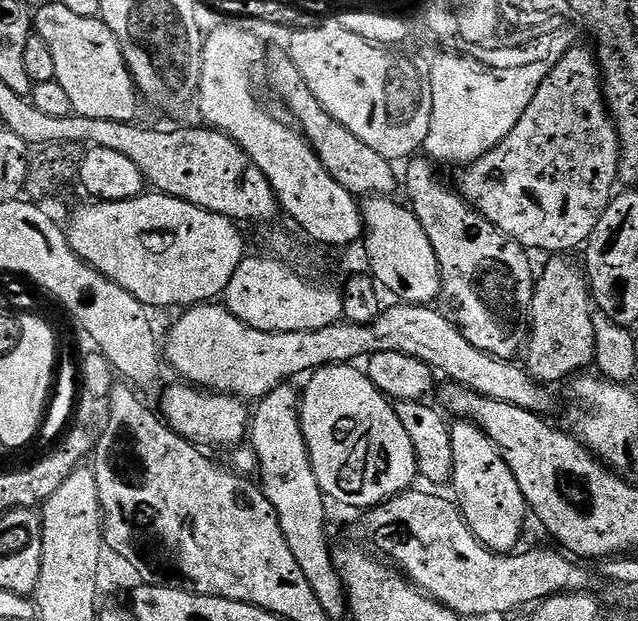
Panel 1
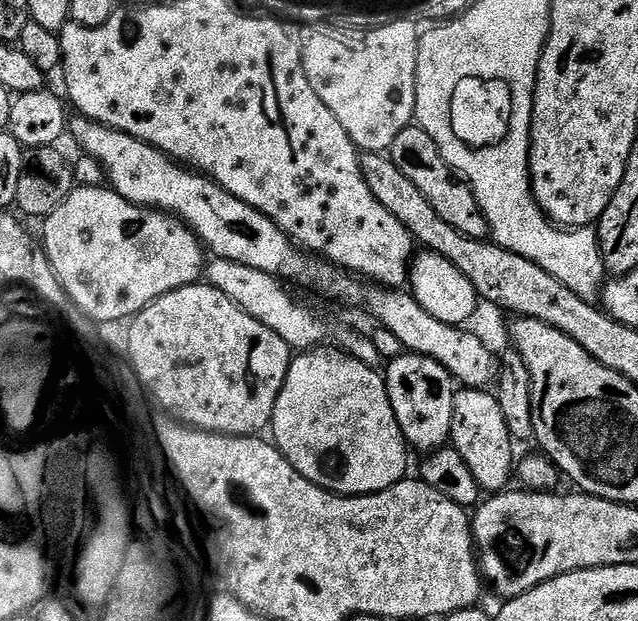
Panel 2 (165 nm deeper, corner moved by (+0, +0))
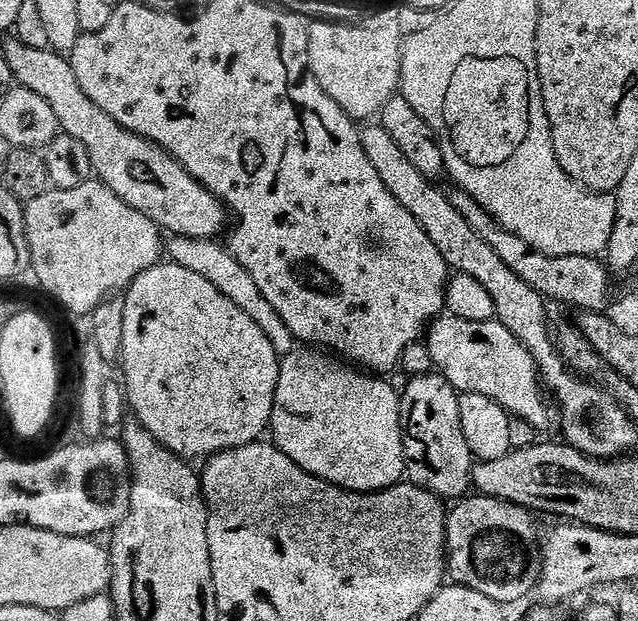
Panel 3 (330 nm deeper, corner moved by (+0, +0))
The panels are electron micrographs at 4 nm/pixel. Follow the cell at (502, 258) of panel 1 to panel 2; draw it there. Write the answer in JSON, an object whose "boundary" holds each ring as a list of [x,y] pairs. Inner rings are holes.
{"boundary":[[[418,126],[402,130],[402,134],[394,138],[390,155],[394,166],[398,166],[398,170],[402,170],[402,174],[406,174],[406,178],[410,178],[410,182],[414,182],[418,190],[422,190],[423,196],[430,201],[430,206],[438,210],[442,222],[450,222],[454,230],[463,232],[466,236],[484,238],[489,235],[488,223],[474,198],[472,187],[453,172],[450,165],[442,158],[442,150],[438,150],[434,138],[430,138],[426,130]]]}

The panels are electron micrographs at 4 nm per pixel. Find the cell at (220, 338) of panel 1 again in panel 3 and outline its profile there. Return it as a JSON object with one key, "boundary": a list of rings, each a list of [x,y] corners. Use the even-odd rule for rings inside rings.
{"boundary":[[[171,262],[155,264],[153,268],[147,268],[127,288],[125,300],[125,334],[122,344],[124,346],[122,367],[124,366],[123,383],[126,385],[126,396],[130,401],[130,408],[137,412],[138,420],[143,424],[153,438],[159,440],[165,448],[183,458],[201,456],[207,458],[215,456],[217,452],[225,452],[231,448],[241,448],[247,444],[255,444],[261,439],[263,432],[269,431],[272,422],[272,411],[274,410],[274,394],[280,377],[281,356],[276,353],[270,338],[257,324],[218,286],[206,282],[202,274],[194,274],[194,270],[186,270],[186,266],[178,266]]]}

